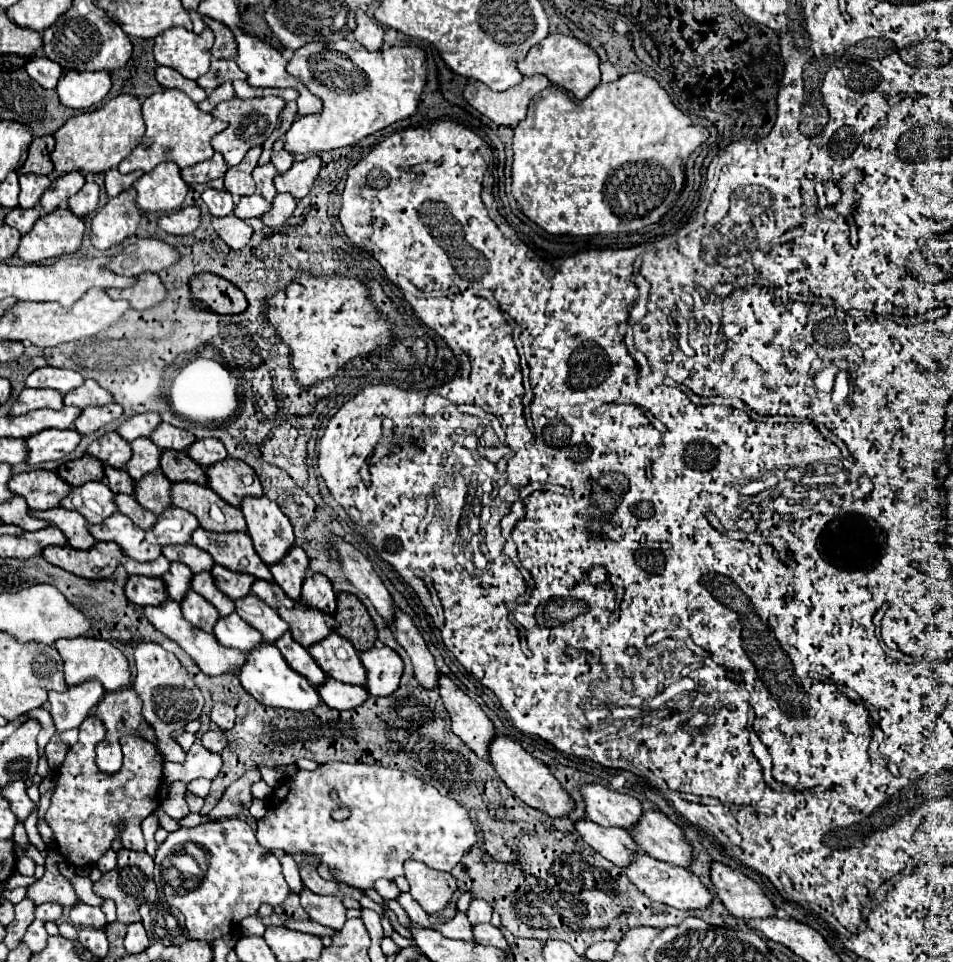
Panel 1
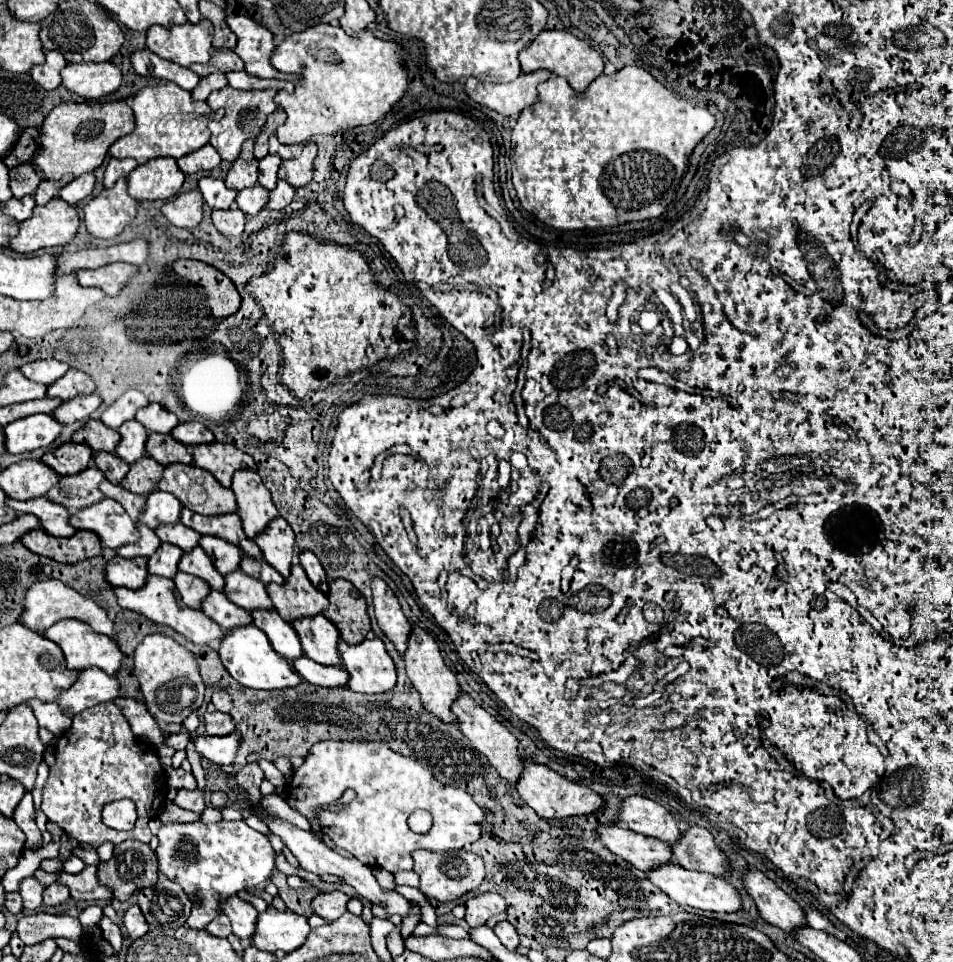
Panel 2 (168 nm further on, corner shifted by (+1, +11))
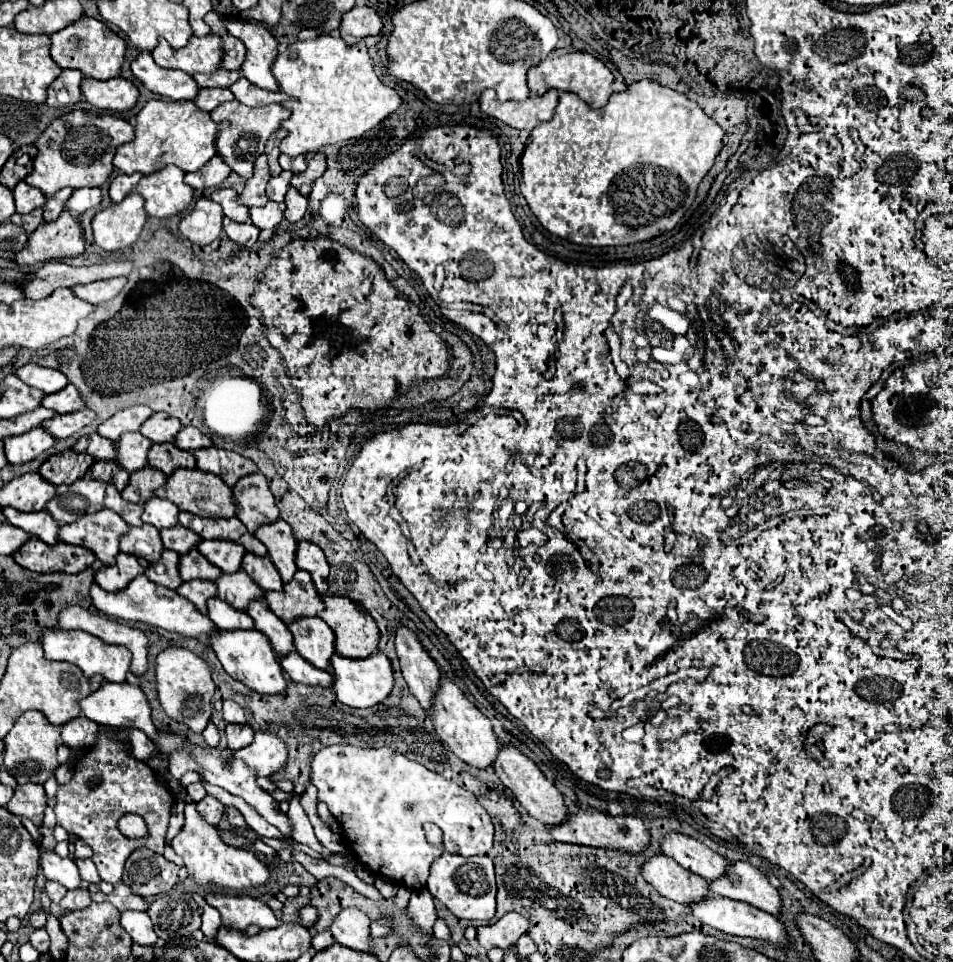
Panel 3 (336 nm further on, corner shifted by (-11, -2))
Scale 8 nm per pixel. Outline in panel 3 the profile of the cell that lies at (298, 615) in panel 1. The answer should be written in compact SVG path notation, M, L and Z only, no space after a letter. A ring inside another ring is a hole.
M298 570L292 582L284 584L280 592L266 592L266 602L282 622L294 622L302 616L320 616L324 602L314 588L308 572Z

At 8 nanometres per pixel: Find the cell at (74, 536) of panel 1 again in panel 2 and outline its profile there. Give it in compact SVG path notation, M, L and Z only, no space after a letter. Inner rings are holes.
M38 497L38 499L30 499L30 501L6 499L6 507L14 509L16 513L36 515L40 521L40 529L44 529L48 535L72 537L72 533L76 533L76 529L70 529L70 525L68 525L70 513L62 505L50 503L46 497Z

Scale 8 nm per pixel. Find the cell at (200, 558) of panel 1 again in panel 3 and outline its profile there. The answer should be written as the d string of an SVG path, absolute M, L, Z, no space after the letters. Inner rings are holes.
M174 526L174 528L166 528L166 530L160 530L160 536L162 536L162 542L164 542L164 548L168 550L174 550L178 552L180 556L188 554L188 550L196 548L198 542L202 540L198 534L192 534L192 530L184 528L184 526Z

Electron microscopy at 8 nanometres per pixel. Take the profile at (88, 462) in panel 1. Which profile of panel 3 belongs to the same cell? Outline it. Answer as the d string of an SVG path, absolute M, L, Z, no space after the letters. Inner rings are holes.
M66 450L62 454L54 454L50 456L42 468L40 474L52 482L54 486L60 484L72 484L80 478L86 476L86 472L90 470L90 466L94 464L94 458L88 454L78 454L74 450Z

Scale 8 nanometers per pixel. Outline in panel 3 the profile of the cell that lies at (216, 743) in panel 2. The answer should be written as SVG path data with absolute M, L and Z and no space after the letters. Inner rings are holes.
M256 732L254 742L246 748L240 748L234 752L236 758L244 760L252 770L256 770L258 776L270 776L272 772L280 770L286 762L286 744L276 736L268 732Z

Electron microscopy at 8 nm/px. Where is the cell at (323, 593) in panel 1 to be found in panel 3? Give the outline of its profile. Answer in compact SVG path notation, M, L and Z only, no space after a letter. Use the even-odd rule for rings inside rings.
M298 542L296 550L296 566L300 570L310 572L314 586L320 594L328 592L328 562L324 558L324 552L316 548L310 542Z

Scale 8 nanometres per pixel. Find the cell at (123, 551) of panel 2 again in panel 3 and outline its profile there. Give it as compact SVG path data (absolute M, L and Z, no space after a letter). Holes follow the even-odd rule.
M142 524L140 528L130 528L130 532L120 538L120 550L126 554L136 554L148 562L158 562L164 544L152 524Z

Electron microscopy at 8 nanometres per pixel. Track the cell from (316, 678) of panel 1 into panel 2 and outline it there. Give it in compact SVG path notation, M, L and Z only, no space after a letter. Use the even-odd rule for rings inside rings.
M254 609L250 615L254 619L254 625L266 633L266 637L270 639L278 655L286 657L288 661L294 661L296 657L302 655L302 647L300 647L300 641L296 639L292 625L286 623L276 611Z

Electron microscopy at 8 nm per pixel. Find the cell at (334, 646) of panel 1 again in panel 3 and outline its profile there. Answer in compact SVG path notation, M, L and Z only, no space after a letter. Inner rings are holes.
M298 618L296 622L292 622L290 626L290 632L294 634L294 646L296 646L296 652L308 660L312 666L320 668L320 670L328 670L330 666L330 658L332 654L336 652L336 636L332 632L332 628L322 620L322 618Z

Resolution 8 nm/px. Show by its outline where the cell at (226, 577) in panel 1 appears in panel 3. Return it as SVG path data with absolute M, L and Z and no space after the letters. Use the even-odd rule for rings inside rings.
M202 540L200 546L196 548L224 574L234 574L236 570L240 570L242 558L246 554L242 546L236 546L236 542L224 542L224 540Z

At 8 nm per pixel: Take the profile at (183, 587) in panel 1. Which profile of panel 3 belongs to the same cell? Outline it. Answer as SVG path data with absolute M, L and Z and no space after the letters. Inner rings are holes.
M164 550L160 562L152 564L146 570L146 576L160 586L176 590L182 584L182 578L180 578L180 572L178 572L178 562L180 562L180 554L172 552L172 550Z

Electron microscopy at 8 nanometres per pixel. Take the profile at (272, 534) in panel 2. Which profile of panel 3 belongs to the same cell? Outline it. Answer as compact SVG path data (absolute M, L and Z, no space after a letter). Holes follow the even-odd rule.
M280 520L274 524L266 524L260 526L254 534L266 548L268 548L268 556L274 562L274 566L278 568L282 582L288 584L290 578L294 576L296 568L296 550L298 550L298 542L292 534L292 528Z

